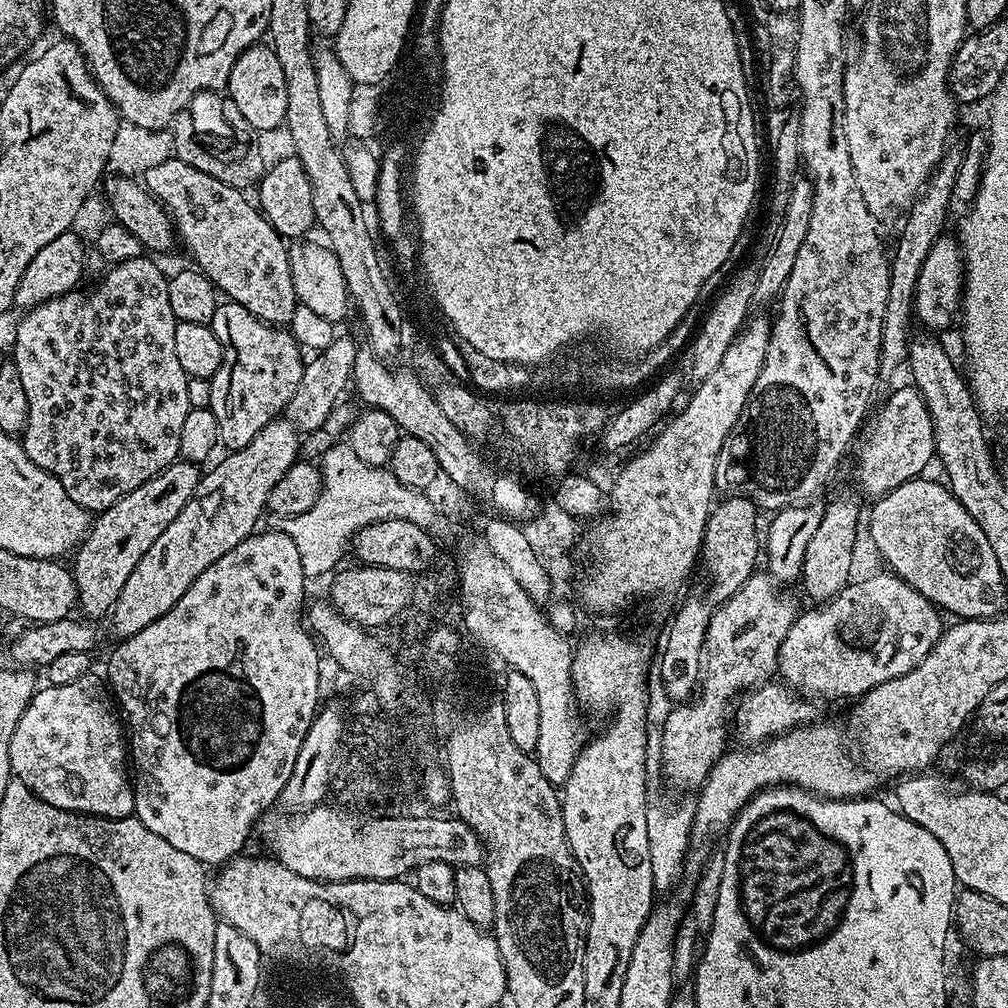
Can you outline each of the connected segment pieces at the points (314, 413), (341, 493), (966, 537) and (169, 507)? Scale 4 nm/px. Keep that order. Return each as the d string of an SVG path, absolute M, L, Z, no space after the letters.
M340 334L330 342L330 346L317 351L305 363L302 382L298 390L294 390L294 398L290 398L286 409L286 418L296 427L297 432L307 434L323 428L326 418L330 418L330 410L341 403L340 395L347 388L349 391L357 351L358 345L350 337Z
M338 442L321 456L321 490L314 506L306 514L287 517L282 524L282 530L294 541L301 560L304 556L336 556L340 563L347 553L350 539L367 525L376 521L396 520L408 521L422 526L435 540L446 540L446 526L452 514L447 509L440 508L438 501L430 498L423 489L406 486L394 477L391 469L368 466L358 457L352 447L346 442Z
M916 477L879 497L870 512L870 538L883 560L900 579L918 590L937 608L950 612L957 619L987 620L1001 615L1006 604L1006 577L991 549L990 540L983 533L951 489L929 478Z
M180 458L166 470L162 470L150 482L142 482L138 490L130 490L114 506L99 513L91 521L88 535L74 553L76 561L70 564L70 571L76 583L76 602L85 617L107 617L116 604L118 594L122 594L122 586L126 586L126 578L130 578L134 566L142 559L142 554L150 550L158 534L182 514L182 506L190 502L194 490L200 484L202 472L197 465Z

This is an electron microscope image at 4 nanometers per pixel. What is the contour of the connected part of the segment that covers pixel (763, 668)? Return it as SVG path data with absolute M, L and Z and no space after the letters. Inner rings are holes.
M757 571L727 602L713 611L710 626L706 630L704 667L700 674L698 691L691 700L677 703L673 707L676 709L665 718L664 729L660 732L660 768L664 771L669 786L684 792L680 794L695 793L708 779L710 769L720 761L729 747L730 705L733 701L741 694L759 688L761 684L769 683L777 675L780 666L780 647L790 626L794 626L797 616L802 611L802 605L796 601L795 594L783 592L780 588L783 587L773 580L767 571Z

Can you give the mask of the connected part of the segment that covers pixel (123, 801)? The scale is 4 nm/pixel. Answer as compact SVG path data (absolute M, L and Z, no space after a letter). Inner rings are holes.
M89 674L78 678L78 682L66 682L66 686L41 687L22 714L14 738L10 738L10 766L13 777L22 781L35 796L50 802L50 806L117 820L135 813L134 784L130 779L126 732L109 685L101 677L100 680L96 674Z

